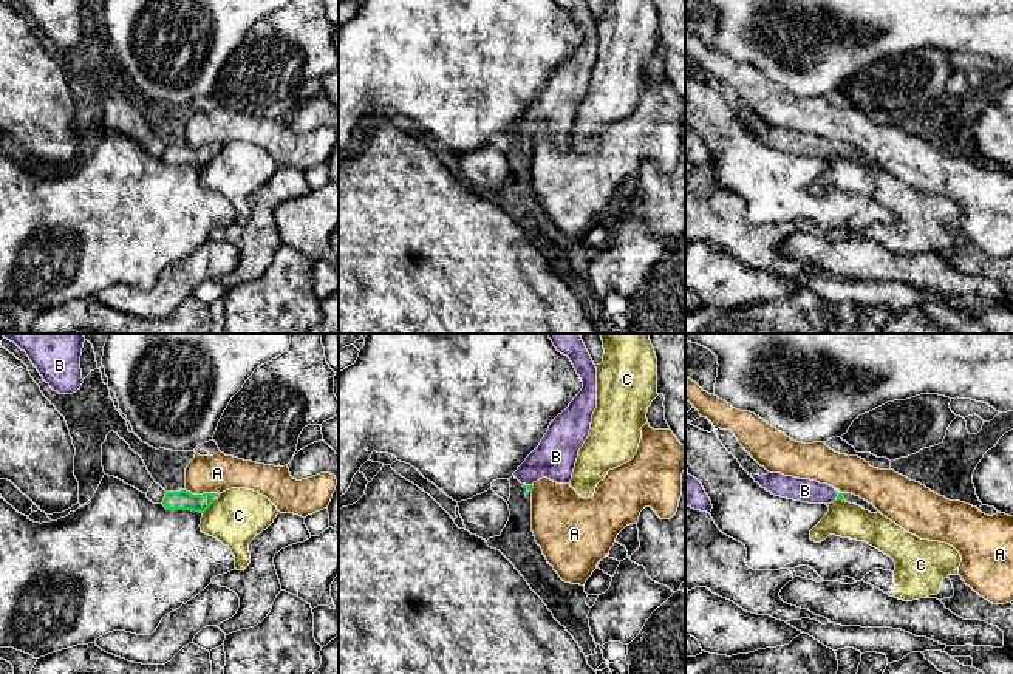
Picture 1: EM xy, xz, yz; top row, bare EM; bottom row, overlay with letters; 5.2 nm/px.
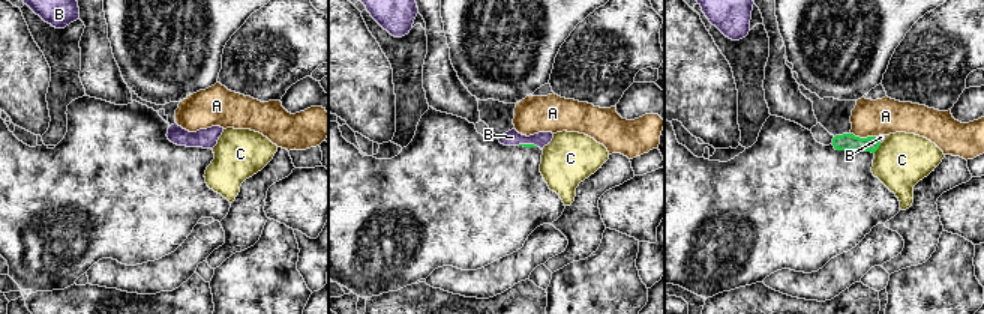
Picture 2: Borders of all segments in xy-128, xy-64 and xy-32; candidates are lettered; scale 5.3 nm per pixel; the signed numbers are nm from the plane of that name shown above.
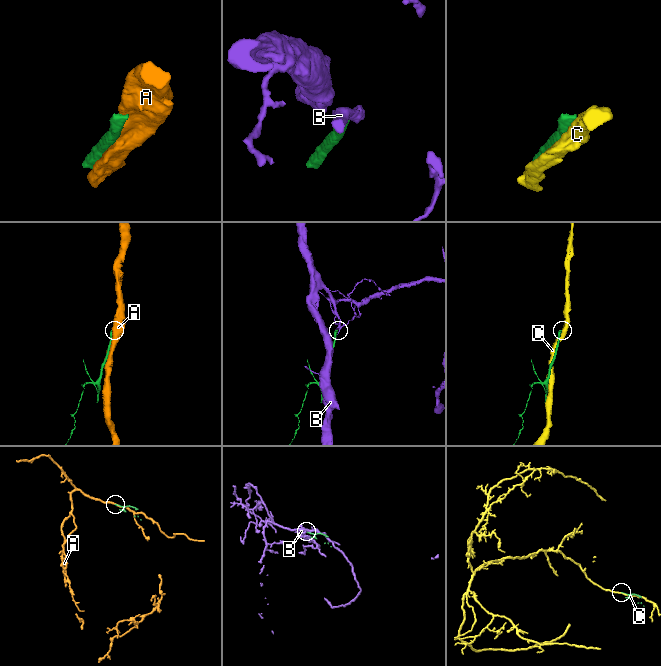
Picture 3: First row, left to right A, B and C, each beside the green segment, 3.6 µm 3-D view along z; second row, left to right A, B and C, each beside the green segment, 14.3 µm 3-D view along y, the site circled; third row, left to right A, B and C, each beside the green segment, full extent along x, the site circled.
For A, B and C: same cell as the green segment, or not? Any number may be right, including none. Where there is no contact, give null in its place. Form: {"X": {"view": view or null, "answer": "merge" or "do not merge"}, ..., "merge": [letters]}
{"A": {"view": "xy", "answer": "do not merge"}, "B": {"view": "yz", "answer": "merge"}, "C": {"view": "xy", "answer": "do not merge"}, "merge": ["B"]}

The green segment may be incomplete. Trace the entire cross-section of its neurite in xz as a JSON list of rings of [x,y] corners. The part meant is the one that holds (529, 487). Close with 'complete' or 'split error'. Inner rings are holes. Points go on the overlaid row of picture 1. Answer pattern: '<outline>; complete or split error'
[[[549,334],[549,339],[558,352],[571,359],[583,388],[551,422],[540,445],[513,473],[529,492],[541,478],[557,484],[571,482],[578,451],[589,436],[592,414],[597,408],[597,368],[582,337],[578,334]]]; split error

